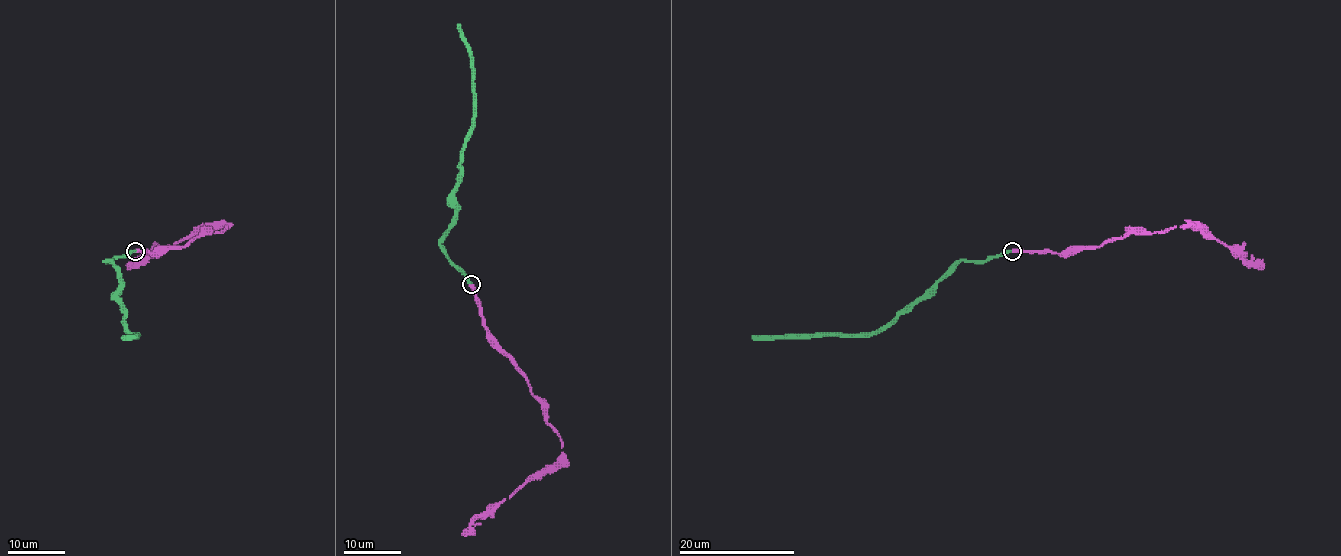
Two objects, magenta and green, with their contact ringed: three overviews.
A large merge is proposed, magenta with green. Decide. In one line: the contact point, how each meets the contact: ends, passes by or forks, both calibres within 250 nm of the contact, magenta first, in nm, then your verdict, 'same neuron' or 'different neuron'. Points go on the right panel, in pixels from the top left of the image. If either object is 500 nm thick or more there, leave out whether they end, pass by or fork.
at (1012, 251); magenta ends there; green ends there; 360 nm thick on the magenta side, 340 nm on the other; same neuron

